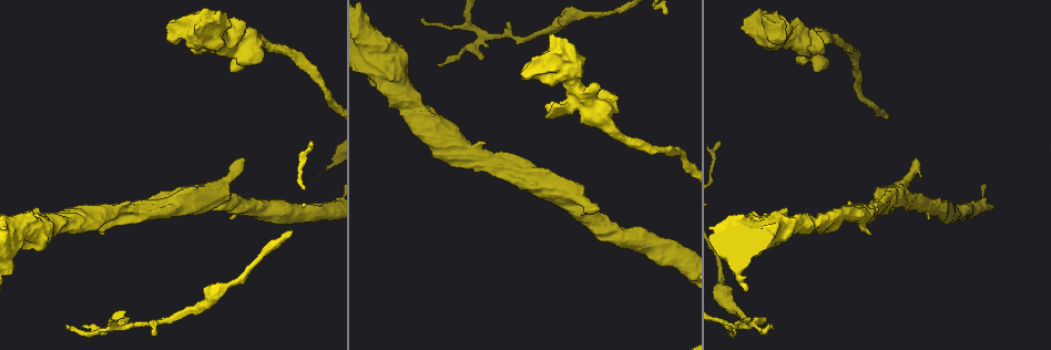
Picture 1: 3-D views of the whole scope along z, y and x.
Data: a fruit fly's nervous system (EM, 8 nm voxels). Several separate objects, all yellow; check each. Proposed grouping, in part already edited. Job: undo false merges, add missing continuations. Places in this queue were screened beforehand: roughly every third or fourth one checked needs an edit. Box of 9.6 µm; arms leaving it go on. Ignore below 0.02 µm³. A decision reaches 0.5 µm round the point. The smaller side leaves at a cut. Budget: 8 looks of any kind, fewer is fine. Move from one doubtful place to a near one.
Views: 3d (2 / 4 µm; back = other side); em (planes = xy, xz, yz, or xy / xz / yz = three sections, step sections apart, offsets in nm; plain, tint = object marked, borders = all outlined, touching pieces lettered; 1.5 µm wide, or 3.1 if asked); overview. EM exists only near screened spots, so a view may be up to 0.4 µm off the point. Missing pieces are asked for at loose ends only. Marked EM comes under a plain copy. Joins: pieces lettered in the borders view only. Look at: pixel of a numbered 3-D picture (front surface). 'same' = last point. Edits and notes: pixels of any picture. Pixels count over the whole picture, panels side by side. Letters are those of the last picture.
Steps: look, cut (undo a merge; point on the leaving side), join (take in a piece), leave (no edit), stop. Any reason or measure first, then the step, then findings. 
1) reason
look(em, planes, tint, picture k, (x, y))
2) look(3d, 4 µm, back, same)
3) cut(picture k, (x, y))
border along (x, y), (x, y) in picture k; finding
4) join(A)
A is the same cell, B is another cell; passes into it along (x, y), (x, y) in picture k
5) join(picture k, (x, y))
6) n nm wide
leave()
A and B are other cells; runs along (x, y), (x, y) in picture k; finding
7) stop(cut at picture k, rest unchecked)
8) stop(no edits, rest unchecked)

branch point
look(3d, 4 µm, picture 1, (742, 327))

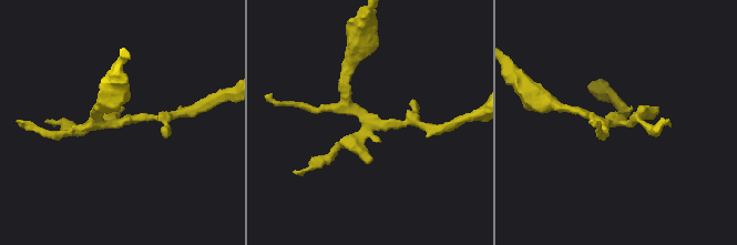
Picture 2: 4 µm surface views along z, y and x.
look(em, xy, step 4, tint, picture 2, (620, 120))

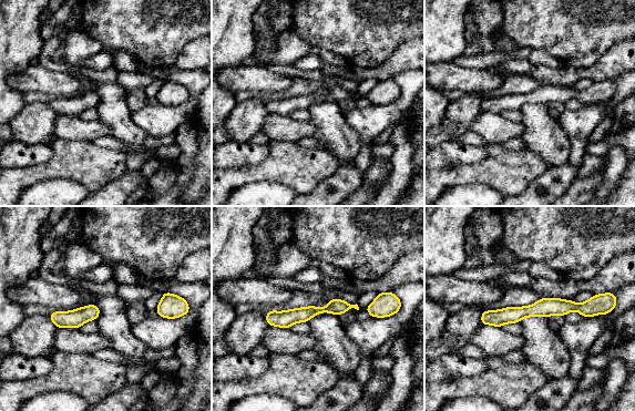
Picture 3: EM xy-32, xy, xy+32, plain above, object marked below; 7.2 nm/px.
look(em, xy, step 4, borders, same)

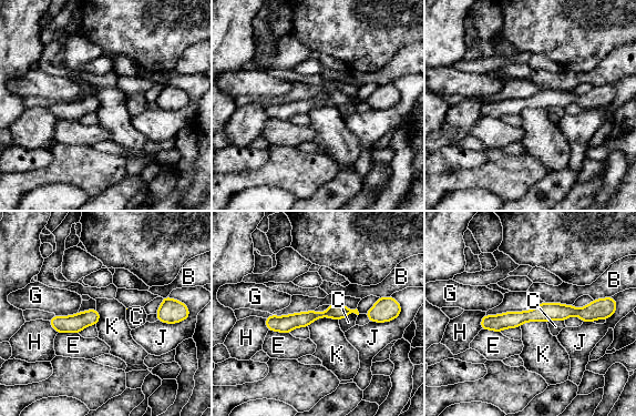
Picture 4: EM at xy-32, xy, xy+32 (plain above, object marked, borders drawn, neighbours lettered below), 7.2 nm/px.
leave()
B, C, E, G, H, J and K are other cells; runs along (597, 314), (544, 312), (483, 324) in picture 4; all the same cell

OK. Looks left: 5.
thick turns thin
look(em, yz, step 4, tint, picture 1, (816, 46))

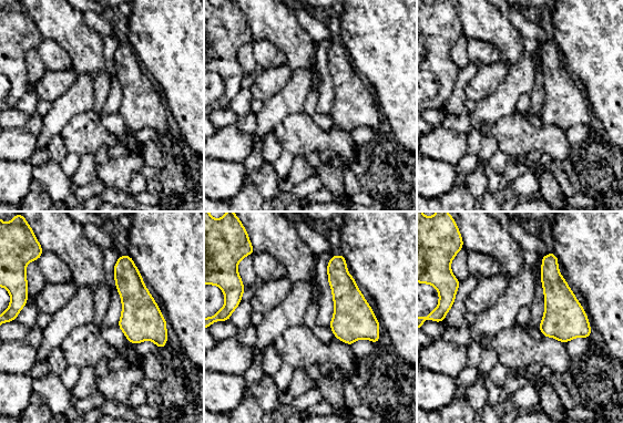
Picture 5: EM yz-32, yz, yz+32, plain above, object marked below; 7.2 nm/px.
cut it another way
look(em, planes, borders, same)

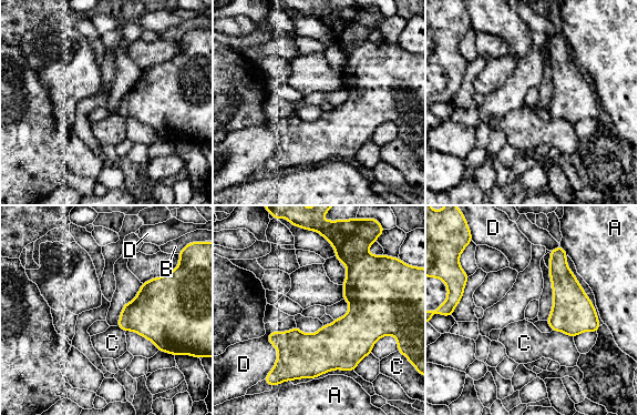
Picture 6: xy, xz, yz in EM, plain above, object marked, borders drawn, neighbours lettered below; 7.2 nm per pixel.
leave()
A, B, C and D are other cells; runs along (381, 331), (358, 331), (268, 378) in picture 6; continuous, no second cell

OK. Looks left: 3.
branch stops here
look(3d, 2 µm, picture 1, (597, 212))

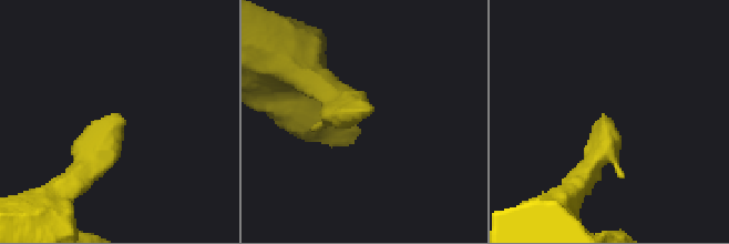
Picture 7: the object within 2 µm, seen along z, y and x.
now the EM
look(em, planes, borders, picture 7, (367, 114))

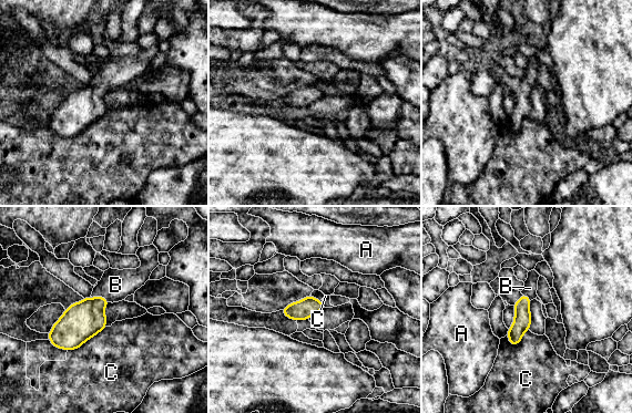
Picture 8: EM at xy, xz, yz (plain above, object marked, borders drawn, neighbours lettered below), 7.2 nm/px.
130 nm wide
join(B)
B is the same cell, A and C are other cells; passes into it along (82, 320), (100, 297), (115, 285) in picture 8; it goes on there

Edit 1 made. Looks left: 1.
stop(join at picture 8, rest unchecked)

